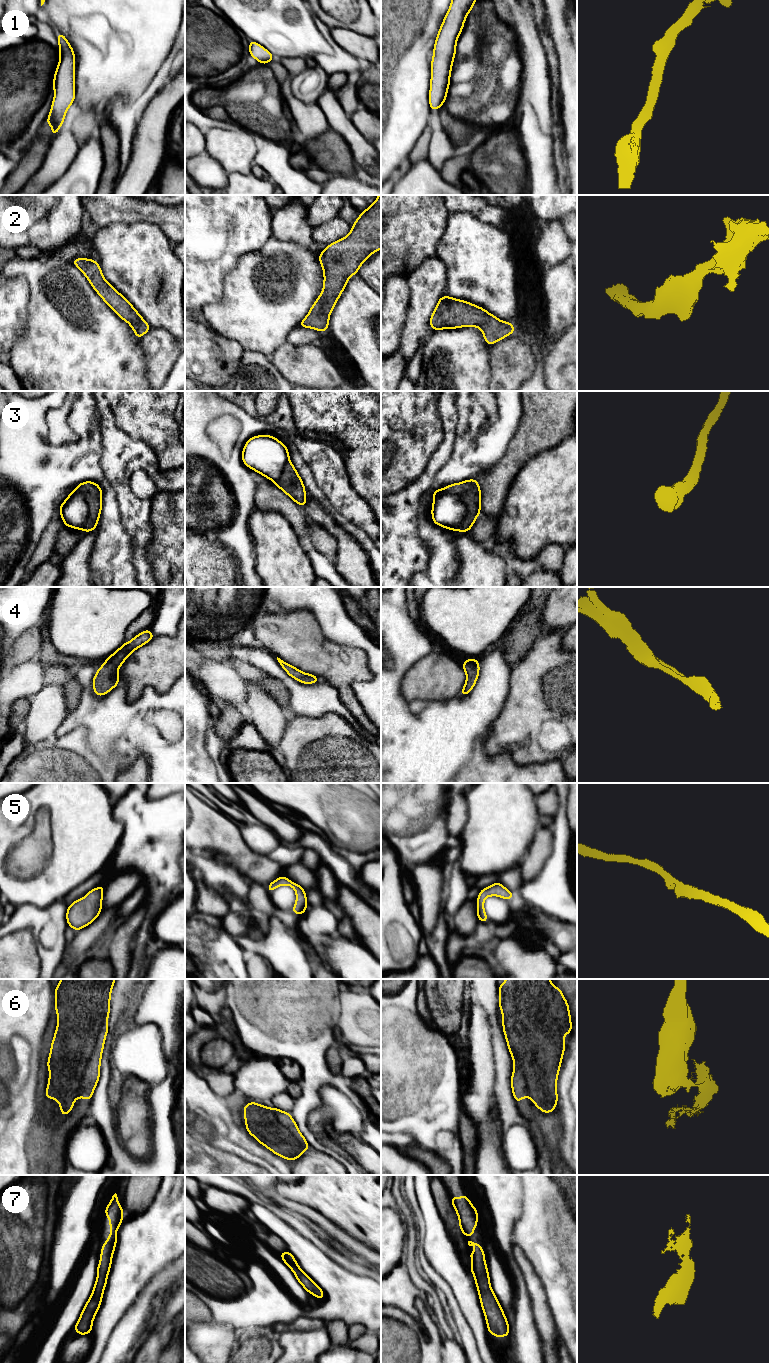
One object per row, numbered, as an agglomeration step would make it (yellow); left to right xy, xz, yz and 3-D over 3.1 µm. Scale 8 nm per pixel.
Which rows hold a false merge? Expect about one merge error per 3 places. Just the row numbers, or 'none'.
none

